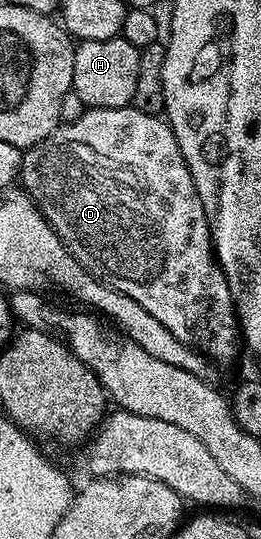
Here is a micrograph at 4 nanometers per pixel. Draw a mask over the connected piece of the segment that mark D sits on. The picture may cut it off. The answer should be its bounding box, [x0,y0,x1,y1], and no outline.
[19,107,243,363]

